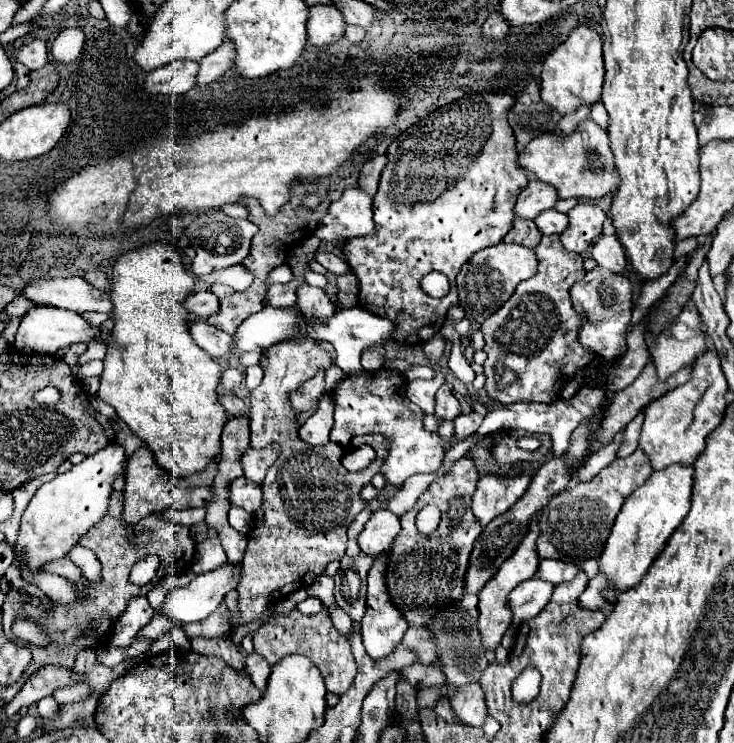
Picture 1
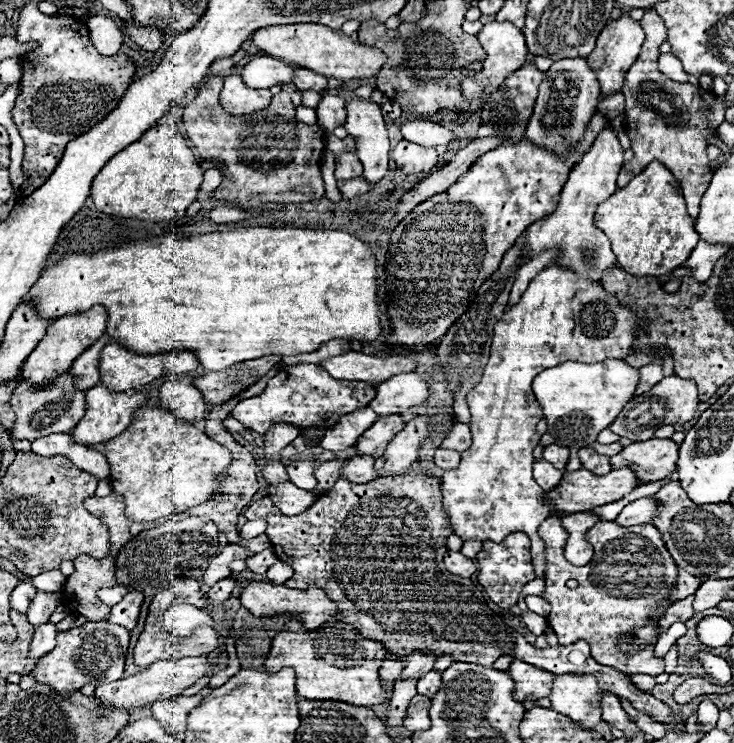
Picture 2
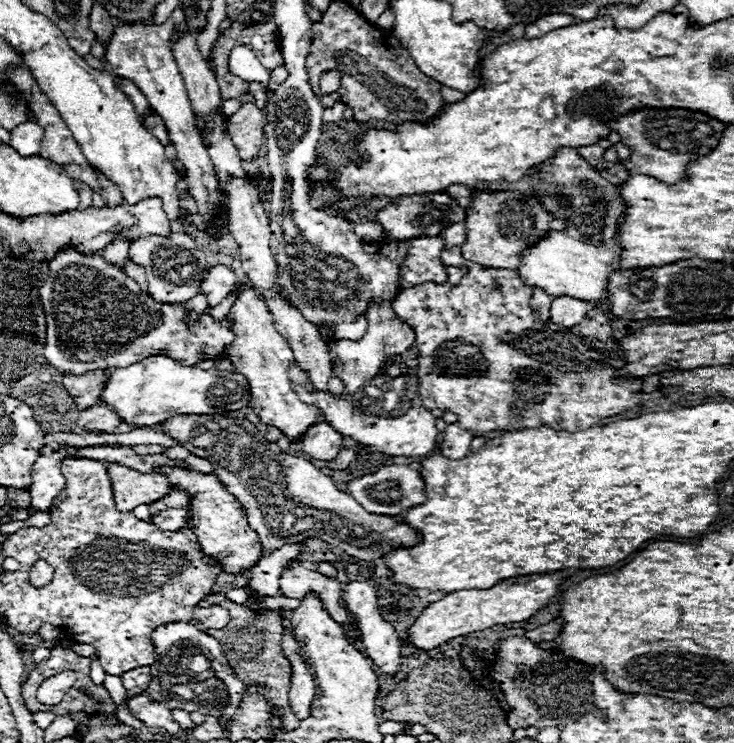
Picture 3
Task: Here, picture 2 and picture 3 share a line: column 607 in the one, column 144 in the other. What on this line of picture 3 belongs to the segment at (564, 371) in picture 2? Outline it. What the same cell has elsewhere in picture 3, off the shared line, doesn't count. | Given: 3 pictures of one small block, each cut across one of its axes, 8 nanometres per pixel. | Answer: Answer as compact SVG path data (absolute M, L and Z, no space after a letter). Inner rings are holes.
M150 356L126 368L114 368L104 382L104 390L96 404L114 410L120 420L134 428L150 428L178 414L220 414L240 410L250 402L250 386L242 374L222 370L200 370L198 366L180 366L166 356ZM236 382L236 384L220 384Z

